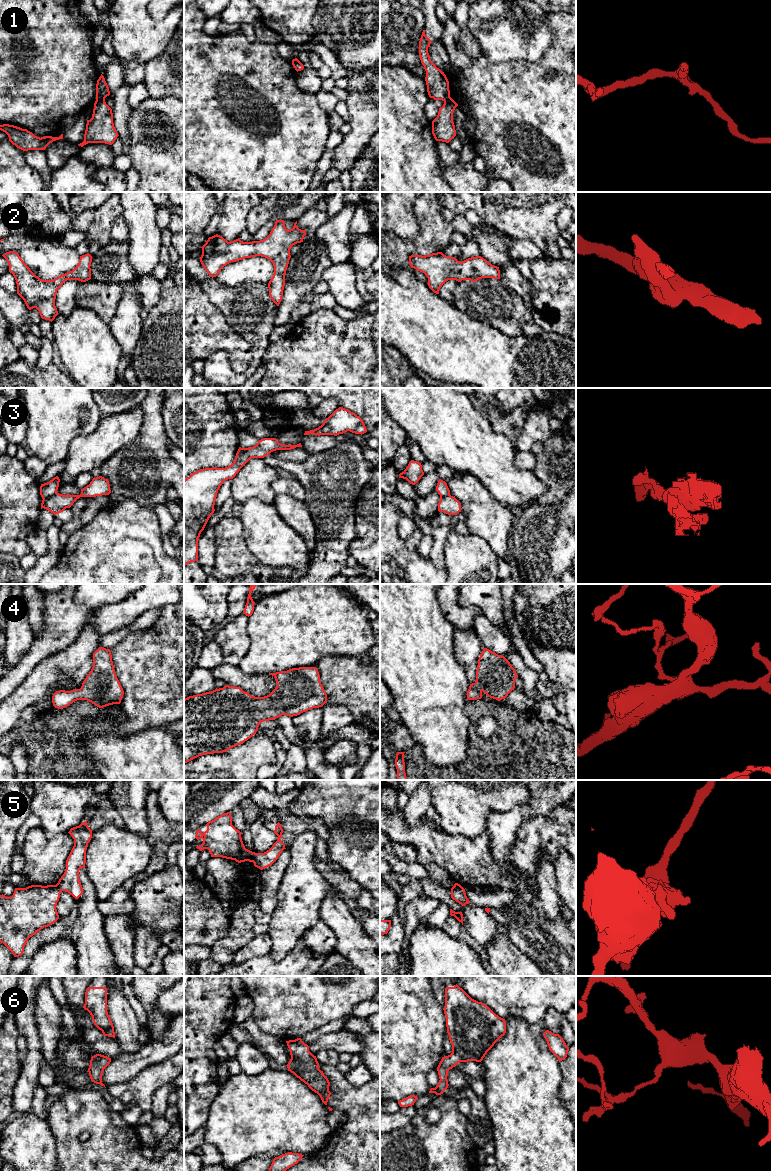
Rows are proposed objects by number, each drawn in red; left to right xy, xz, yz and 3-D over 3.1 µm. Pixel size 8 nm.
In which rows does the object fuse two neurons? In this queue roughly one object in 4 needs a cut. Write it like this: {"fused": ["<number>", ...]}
{"fused": ["1", "3", "5"]}

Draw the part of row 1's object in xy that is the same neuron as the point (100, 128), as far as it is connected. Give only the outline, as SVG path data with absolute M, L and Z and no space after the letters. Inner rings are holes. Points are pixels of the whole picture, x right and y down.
M105 99L96 100L92 118L87 120L84 141L79 146L88 143L105 143L112 145L118 137L113 123L112 109L106 104Z

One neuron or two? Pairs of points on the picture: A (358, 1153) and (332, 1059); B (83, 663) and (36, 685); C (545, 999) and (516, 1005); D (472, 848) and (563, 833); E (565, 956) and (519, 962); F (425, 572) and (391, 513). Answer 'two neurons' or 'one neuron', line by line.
A: two neurons
B: one neuron
C: one neuron
D: one neuron
E: two neurons
F: one neuron

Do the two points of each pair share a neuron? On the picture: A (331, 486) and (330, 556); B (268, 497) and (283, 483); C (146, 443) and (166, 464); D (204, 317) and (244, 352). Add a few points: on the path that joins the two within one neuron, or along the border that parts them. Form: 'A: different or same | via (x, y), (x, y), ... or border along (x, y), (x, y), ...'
A: same | via (334, 503), (334, 534), (332, 539)
B: different | border along (280, 477), (272, 483), (272, 489), (275, 494)
C: same | via (151, 448), (161, 459)
D: same | via (214, 327), (234, 344)

